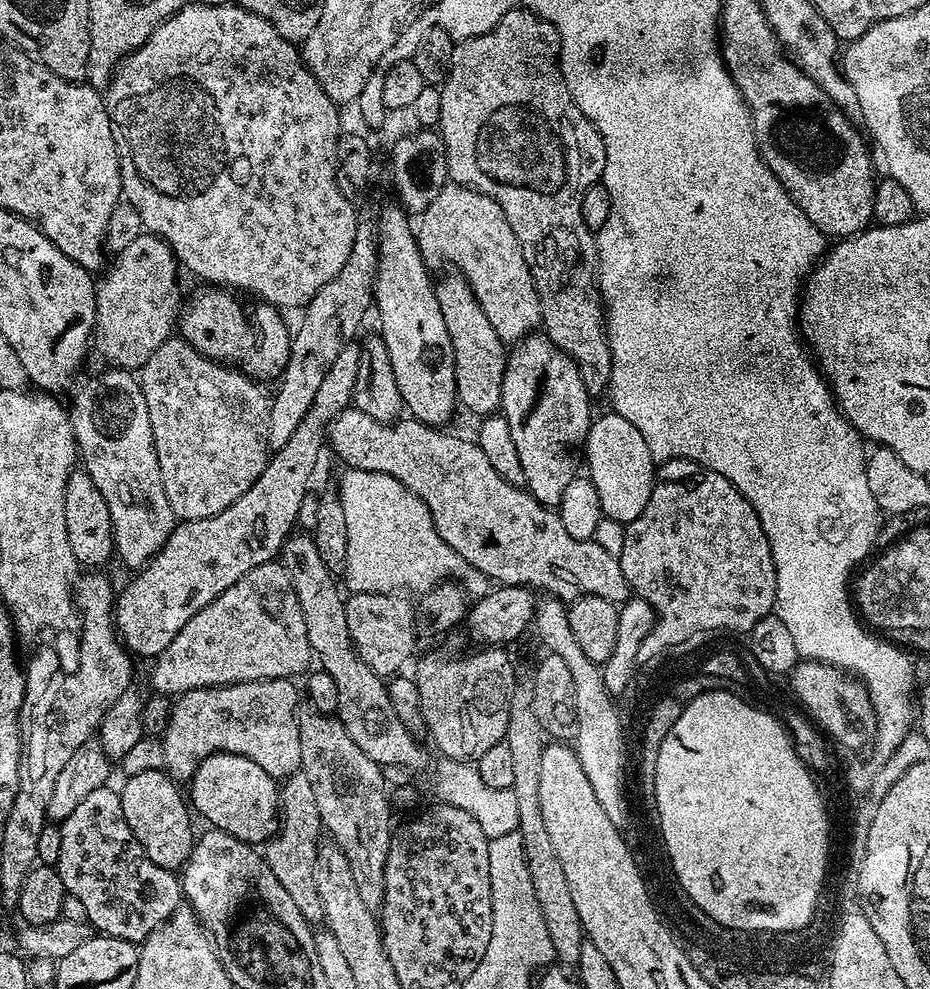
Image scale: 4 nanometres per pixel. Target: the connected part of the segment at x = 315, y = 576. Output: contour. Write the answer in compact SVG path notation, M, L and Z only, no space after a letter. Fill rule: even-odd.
M311 535L289 536L278 560L283 564L286 574L290 574L290 582L298 594L302 616L306 618L306 632L310 638L312 655L318 664L320 660L319 667L330 674L330 678L334 678L334 683L338 686L335 715L342 726L346 726L346 734L350 734L350 738L354 738L354 743L358 745L358 750L362 750L362 754L366 754L366 758L376 764L394 763L411 770L422 767L428 756L417 737L412 736L406 726L402 726L402 718L398 718L390 702L387 683L374 670L370 670L370 666L366 666L366 662L356 652L350 638L350 626L346 626L345 593L326 562L322 562L322 554L318 554L318 546Z

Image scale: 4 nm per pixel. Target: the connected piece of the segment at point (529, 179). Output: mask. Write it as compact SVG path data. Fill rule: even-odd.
M515 8L503 16L495 26L486 34L475 36L469 40L459 41L452 49L452 61L448 67L447 74L444 75L443 84L439 85L442 94L442 114L438 131L441 140L444 141L446 150L446 162L448 163L448 178L451 183L462 184L467 188L472 188L476 192L486 194L502 206L502 214L506 214L506 222L510 222L510 230L514 230L518 238L518 246L522 246L522 254L530 266L530 274L534 278L536 293L540 299L540 318L543 331L554 344L562 349L578 367L580 367L580 377L589 393L603 393L610 382L610 370L612 369L612 355L608 345L608 333L606 331L606 321L604 319L604 306L598 295L598 265L596 262L596 238L595 235L582 222L582 194L590 186L601 183L604 167L606 166L606 146L602 134L578 110L570 90L566 90L563 80L560 79L560 32L549 20L543 20L535 12L529 12L527 8Z

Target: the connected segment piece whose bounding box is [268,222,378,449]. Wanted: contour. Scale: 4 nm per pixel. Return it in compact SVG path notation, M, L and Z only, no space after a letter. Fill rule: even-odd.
M364 222L357 223L356 233L354 234L354 246L350 246L350 258L346 258L346 263L342 265L342 270L322 286L310 298L310 302L304 305L300 320L300 325L295 325L292 332L292 345L290 346L290 358L284 368L284 375L278 381L276 396L271 397L270 406L270 430L268 431L268 442L273 449L286 446L290 442L290 434L298 430L298 422L306 418L310 406L314 402L314 394L318 394L318 386L322 386L322 378L326 378L326 370L330 370L330 365L334 358L338 358L338 353L344 349L345 344L355 341L356 331L360 328L360 323L364 320L364 311L371 309L374 304L374 293L376 290L376 271L378 270L378 254L376 253L376 233L373 225Z

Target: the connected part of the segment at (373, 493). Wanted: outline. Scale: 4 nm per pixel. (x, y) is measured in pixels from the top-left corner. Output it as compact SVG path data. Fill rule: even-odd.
M348 468L345 476L340 480L338 495L342 502L342 510L346 510L346 535L350 537L350 542L346 546L346 562L342 573L343 583L348 583L347 591L369 592L378 594L379 592L391 592L393 594L408 593L423 594L436 587L438 584L451 581L453 578L460 578L465 572L462 587L469 597L479 598L490 591L490 581L481 572L466 571L463 558L446 542L442 542L442 534L434 526L434 518L430 510L422 502L422 498L415 496L402 482L390 478L390 474L380 474L370 470L358 470Z

